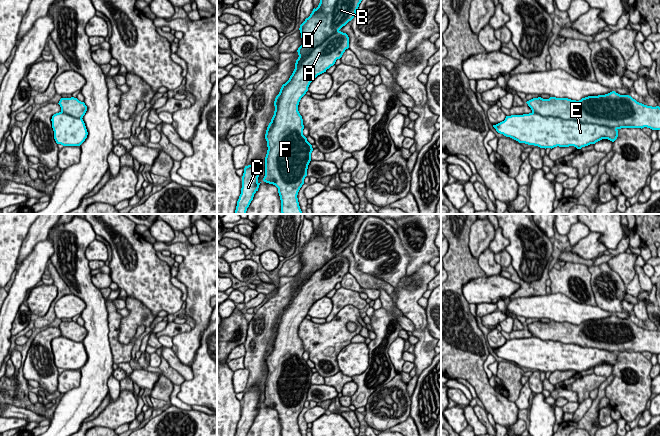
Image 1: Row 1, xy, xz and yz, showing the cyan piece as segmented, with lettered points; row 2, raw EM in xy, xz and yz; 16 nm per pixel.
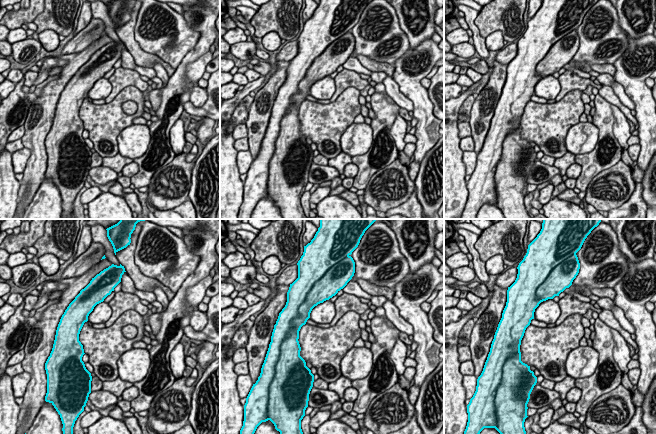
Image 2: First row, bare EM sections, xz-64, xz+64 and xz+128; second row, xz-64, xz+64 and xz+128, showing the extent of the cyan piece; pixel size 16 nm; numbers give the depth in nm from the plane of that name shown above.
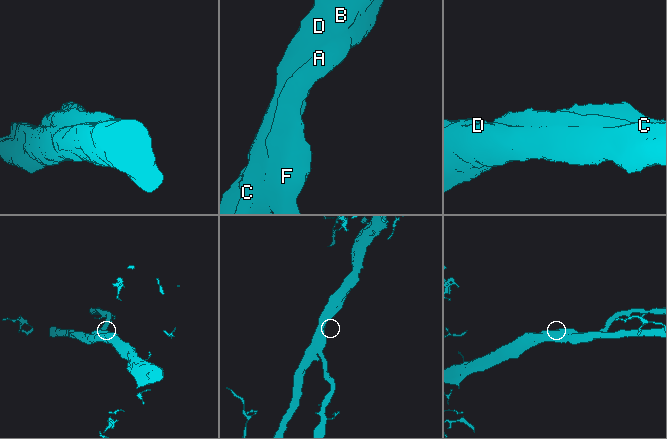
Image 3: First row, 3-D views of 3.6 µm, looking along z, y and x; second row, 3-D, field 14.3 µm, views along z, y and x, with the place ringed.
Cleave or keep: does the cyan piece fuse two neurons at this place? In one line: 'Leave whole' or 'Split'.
Split

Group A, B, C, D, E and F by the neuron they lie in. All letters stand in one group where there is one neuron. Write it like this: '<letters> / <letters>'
A F / B C D E

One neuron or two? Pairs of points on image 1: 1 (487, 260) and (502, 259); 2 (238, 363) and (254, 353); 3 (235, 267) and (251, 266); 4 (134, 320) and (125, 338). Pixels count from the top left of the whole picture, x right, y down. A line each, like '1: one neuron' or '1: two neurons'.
1: one neuron
2: two neurons
3: one neuron
4: one neuron

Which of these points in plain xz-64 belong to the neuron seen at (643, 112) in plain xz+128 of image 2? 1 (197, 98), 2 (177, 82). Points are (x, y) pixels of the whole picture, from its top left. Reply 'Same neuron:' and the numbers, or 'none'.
Same neuron: 1

